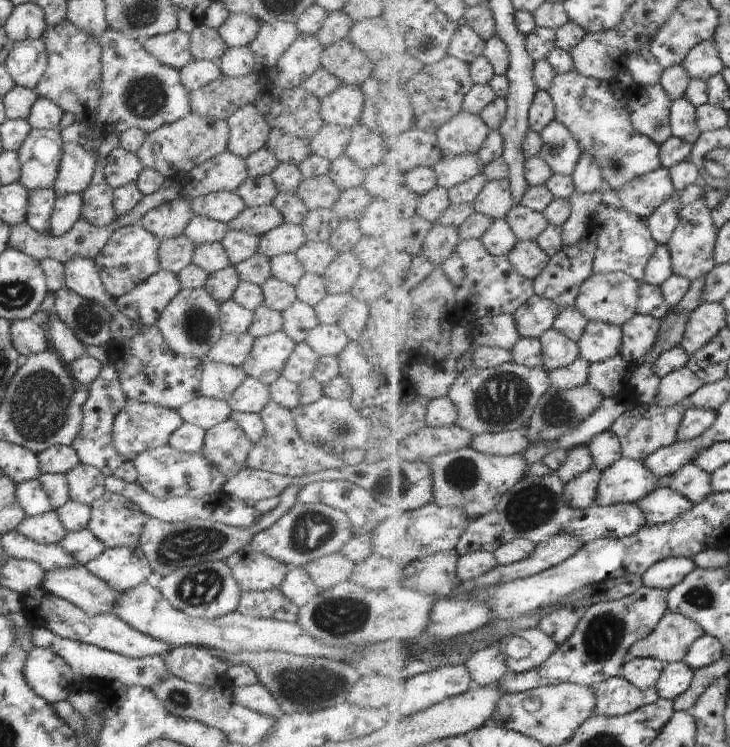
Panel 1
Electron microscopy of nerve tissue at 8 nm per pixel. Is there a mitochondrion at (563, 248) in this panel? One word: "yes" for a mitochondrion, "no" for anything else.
no

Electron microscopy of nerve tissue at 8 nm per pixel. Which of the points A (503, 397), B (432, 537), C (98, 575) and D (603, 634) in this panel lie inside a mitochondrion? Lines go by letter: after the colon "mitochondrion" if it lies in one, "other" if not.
A: mitochondrion
B: other
C: other
D: mitochondrion

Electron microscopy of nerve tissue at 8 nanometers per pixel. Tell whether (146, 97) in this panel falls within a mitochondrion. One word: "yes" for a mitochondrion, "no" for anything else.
yes

